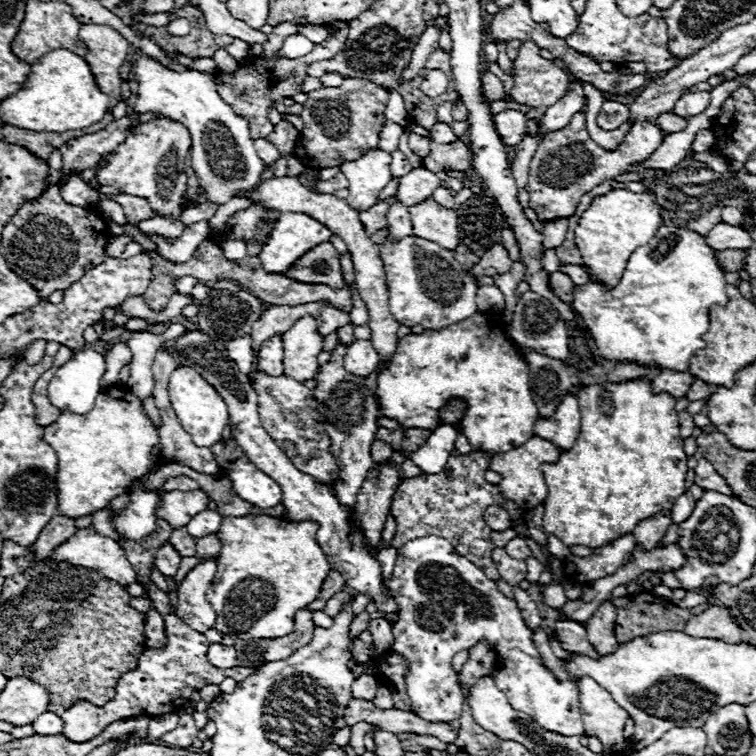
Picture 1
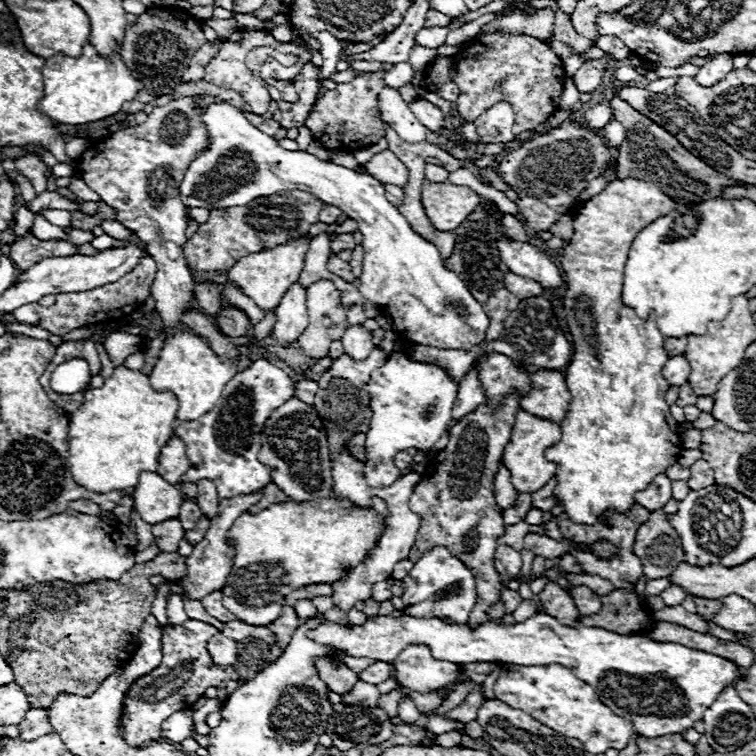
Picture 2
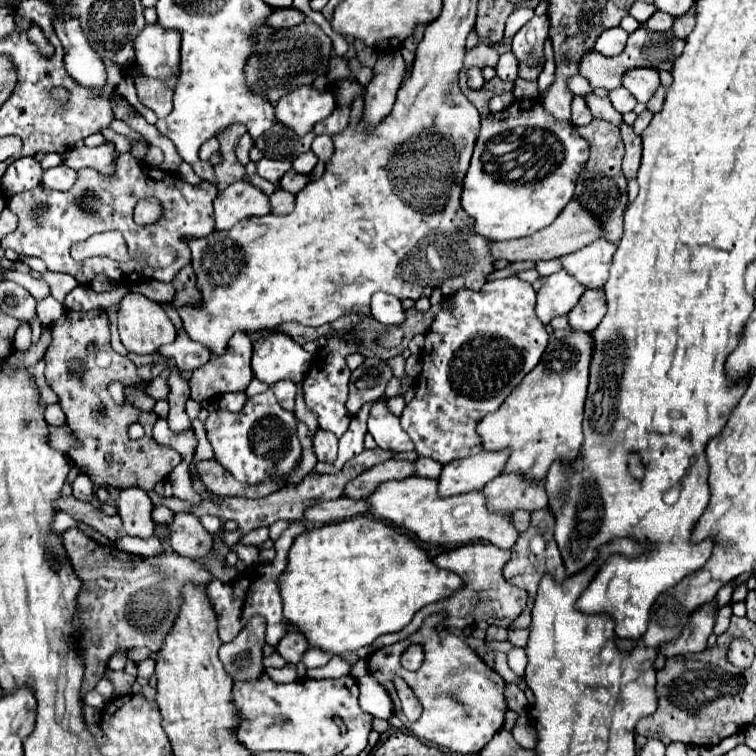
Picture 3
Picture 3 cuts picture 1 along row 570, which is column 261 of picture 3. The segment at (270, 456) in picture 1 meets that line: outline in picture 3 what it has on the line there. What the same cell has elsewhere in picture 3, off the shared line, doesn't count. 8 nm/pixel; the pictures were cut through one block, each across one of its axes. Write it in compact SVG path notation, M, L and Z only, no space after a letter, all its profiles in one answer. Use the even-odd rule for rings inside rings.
M268 334L254 344L252 372L264 384L276 384L278 380L292 380L300 384L310 370L312 354L306 352L286 334Z

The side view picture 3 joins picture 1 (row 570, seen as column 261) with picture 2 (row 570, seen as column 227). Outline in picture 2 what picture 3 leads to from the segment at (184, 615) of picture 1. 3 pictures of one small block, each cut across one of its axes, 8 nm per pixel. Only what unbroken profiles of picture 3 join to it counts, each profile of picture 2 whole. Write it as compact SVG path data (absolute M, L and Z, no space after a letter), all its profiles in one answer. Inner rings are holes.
M264 490L254 492L252 496L234 496L232 500L222 500L222 502L220 502L218 514L212 518L206 536L202 538L202 542L198 542L198 546L194 546L194 552L186 558L188 574L186 574L182 580L178 580L178 584L182 586L182 590L184 590L190 598L202 600L206 594L224 588L226 578L228 578L228 570L230 570L230 566L232 566L232 556L236 556L236 554L234 554L234 552L236 552L236 544L232 544L232 540L226 538L226 532L230 530L230 526L234 524L234 520L236 520L242 512L246 512L250 506L258 504L262 496L264 496ZM196 548L198 548L200 554L196 554Z

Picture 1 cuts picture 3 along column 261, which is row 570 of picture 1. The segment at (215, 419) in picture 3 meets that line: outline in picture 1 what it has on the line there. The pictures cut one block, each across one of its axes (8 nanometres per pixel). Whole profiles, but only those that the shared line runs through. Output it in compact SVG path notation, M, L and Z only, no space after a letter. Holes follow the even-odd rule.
M424 536L406 542L398 548L396 566L390 578L390 590L400 606L398 622L392 626L394 644L392 652L400 654L408 662L408 672L404 676L406 690L412 702L412 712L428 722L452 722L462 714L462 692L456 680L456 672L452 670L452 658L466 648L472 648L478 640L486 638L494 646L498 661L491 676L496 686L505 692L508 702L516 708L532 716L536 724L548 728L552 732L560 732L564 736L582 736L584 724L580 718L580 690L572 680L558 680L542 662L534 640L532 630L524 624L520 610L514 600L506 598L494 580L486 578L482 568L472 564L468 558L460 556L446 538L440 536Z

